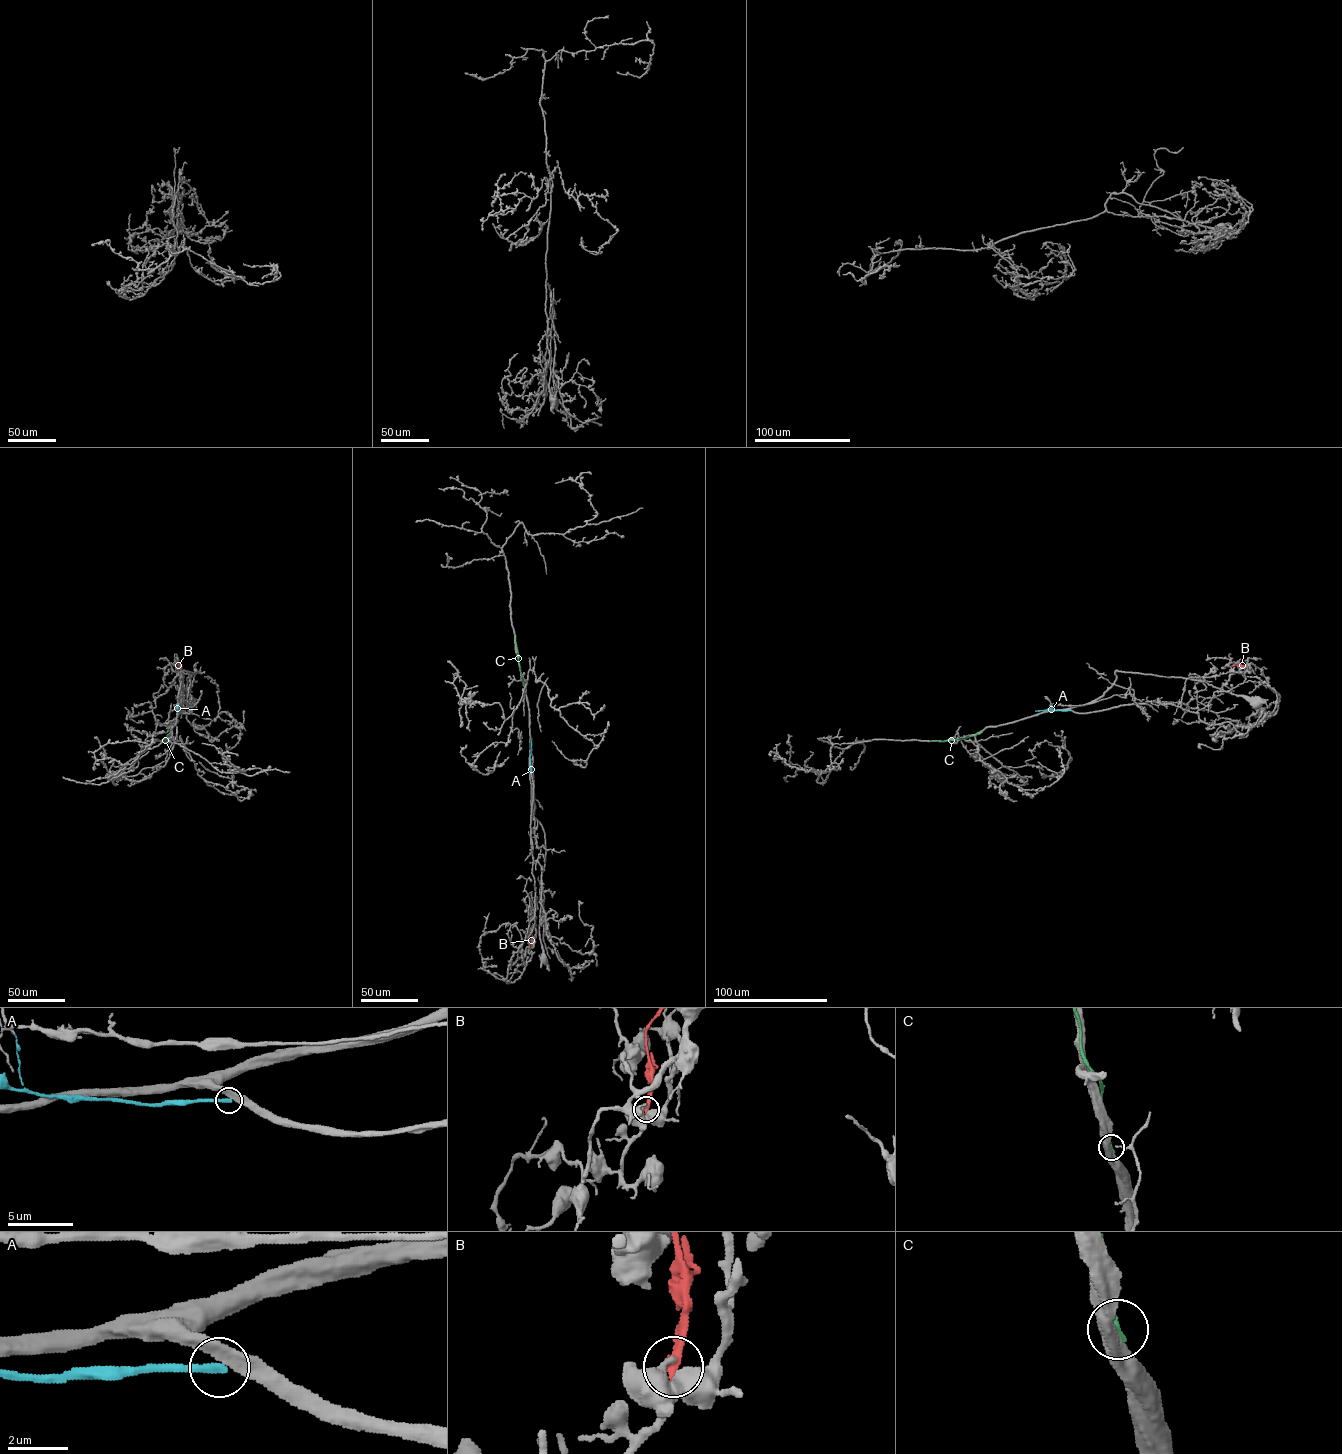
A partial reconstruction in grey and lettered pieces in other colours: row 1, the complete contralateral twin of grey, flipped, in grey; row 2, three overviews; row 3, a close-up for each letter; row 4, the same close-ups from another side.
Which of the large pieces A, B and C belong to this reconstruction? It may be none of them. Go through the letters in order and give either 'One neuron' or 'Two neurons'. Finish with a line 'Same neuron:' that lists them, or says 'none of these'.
A: Two neurons
B: Two neurons
C: Two neurons
Same neuron: none of these

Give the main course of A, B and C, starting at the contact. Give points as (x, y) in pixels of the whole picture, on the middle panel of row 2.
A: (531, 773), (531, 738)
B: (531, 946), (532, 934)
C: (523, 684), (515, 635)

